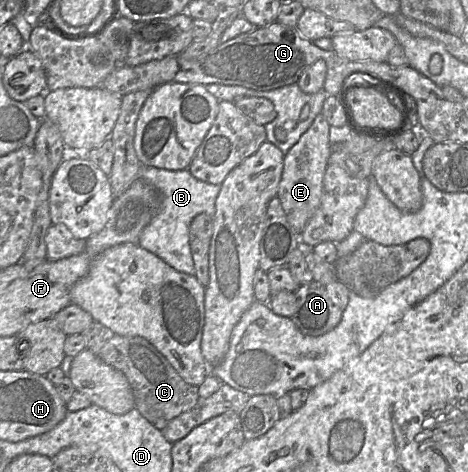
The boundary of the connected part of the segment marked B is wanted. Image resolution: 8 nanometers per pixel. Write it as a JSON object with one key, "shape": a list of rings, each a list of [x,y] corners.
{"shape":[[[141,166],[139,178],[152,186],[160,195],[160,208],[143,229],[138,244],[155,254],[176,271],[195,276],[195,267],[189,245],[189,229],[194,217],[205,213],[215,215],[215,202],[221,185],[209,184],[194,178],[188,169],[166,170]]]}

